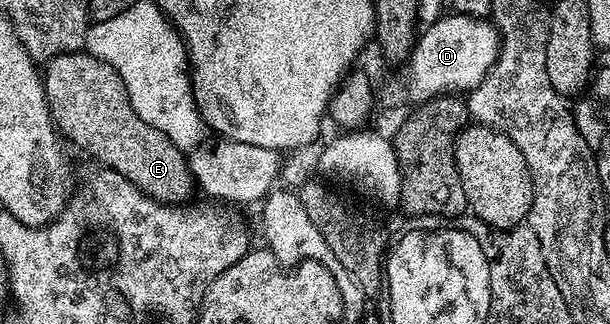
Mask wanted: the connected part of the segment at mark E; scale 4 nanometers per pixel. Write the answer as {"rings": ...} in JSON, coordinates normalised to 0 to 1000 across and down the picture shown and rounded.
{"rings":[[[139,157],[100,164],[74,191],[72,259],[82,364],[89,370],[90,398],[116,451],[130,448],[144,481],[161,494],[162,512],[203,540],[203,552],[210,552],[251,620],[267,633],[298,633],[313,617],[310,608],[321,596],[321,574],[318,543],[311,537],[307,475],[292,460],[289,441],[282,441],[275,417],[269,417],[269,404],[256,404],[256,392],[243,392],[243,380],[236,380],[236,367],[223,355],[210,306],[203,244],[197,244],[193,216],[185,213],[175,188],[157,182]]]}

